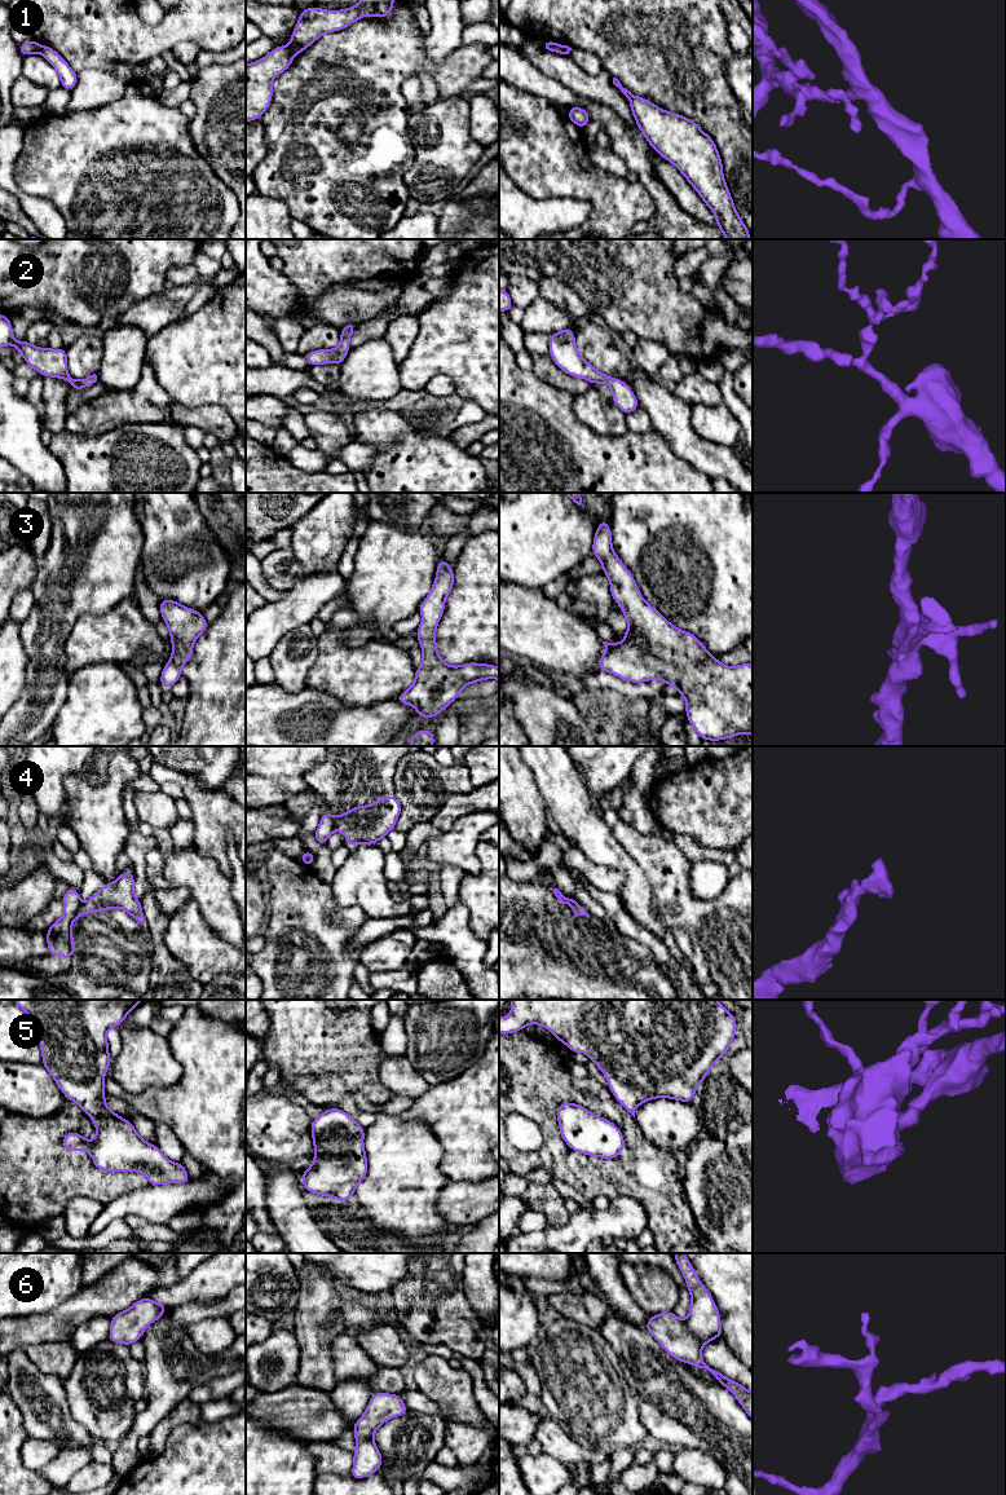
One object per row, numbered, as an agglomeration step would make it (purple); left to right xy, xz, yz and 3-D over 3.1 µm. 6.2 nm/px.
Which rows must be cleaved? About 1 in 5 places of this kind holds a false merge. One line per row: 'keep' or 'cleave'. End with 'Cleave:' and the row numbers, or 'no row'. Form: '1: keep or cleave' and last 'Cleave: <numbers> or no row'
1: cleave
2: keep
3: keep
4: cleave
5: keep
6: keep
Cleave: 1, 4

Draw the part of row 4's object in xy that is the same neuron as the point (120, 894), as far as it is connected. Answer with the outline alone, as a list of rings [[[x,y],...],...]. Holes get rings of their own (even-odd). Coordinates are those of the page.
[[[133,872],[119,873],[118,879],[111,885],[106,883],[93,896],[81,905],[79,916],[89,912],[103,912],[111,908],[120,908],[129,913],[137,922],[145,925],[141,903],[134,896]]]

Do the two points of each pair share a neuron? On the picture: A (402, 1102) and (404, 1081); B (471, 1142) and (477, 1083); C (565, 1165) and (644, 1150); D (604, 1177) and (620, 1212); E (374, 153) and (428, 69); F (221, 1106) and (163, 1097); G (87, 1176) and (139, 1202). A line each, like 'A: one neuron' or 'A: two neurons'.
A: two neurons
B: one neuron
C: one neuron
D: two neurons
E: one neuron
F: one neuron
G: two neurons

